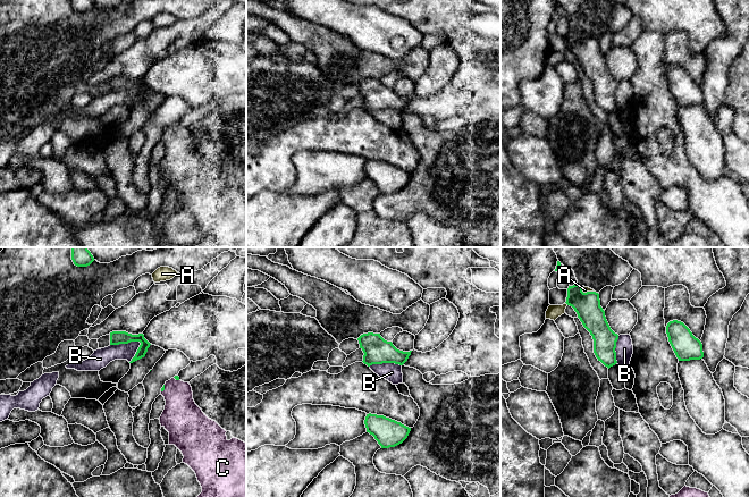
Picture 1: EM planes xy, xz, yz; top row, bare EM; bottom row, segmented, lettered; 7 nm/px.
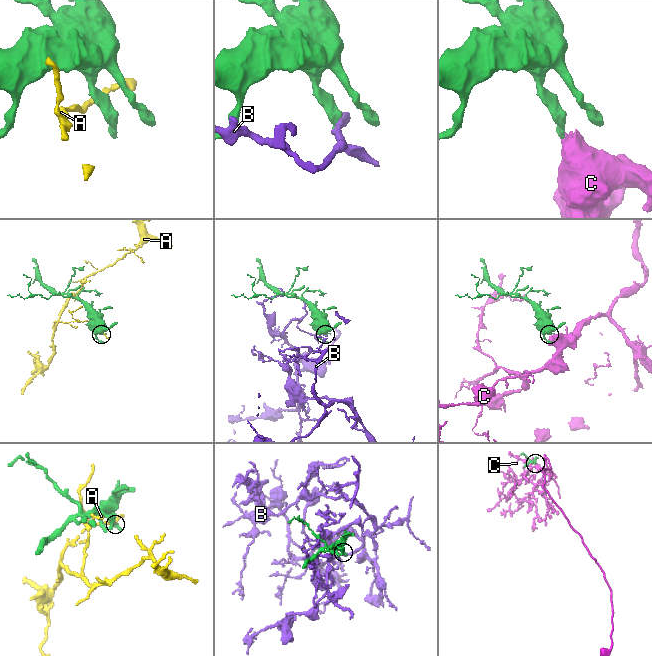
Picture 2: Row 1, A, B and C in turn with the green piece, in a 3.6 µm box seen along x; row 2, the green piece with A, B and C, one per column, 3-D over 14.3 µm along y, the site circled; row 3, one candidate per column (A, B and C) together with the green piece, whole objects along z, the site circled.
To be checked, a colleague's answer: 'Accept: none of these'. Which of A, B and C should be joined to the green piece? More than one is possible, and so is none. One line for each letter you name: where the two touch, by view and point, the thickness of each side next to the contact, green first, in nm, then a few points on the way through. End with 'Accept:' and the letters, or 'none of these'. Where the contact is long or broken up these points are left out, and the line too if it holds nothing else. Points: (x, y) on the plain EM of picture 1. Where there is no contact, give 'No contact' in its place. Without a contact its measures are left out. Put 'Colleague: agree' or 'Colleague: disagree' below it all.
C: Touches green at xy (163, 134). Thickness 20 nm (green) against 280 nm. Path across: xy (162, 134), (163, 134), (179, 150), (182, 163)
Accept: C
Colleague: disagree

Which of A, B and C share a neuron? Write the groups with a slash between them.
A / B / C

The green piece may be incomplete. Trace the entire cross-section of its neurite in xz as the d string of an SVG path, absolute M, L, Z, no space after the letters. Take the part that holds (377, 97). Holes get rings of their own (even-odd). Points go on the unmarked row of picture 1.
M368 78L359 84L360 94L363 96L363 109L368 112L372 110L395 109L403 111L411 98L397 95L392 87L385 86L380 79Z

